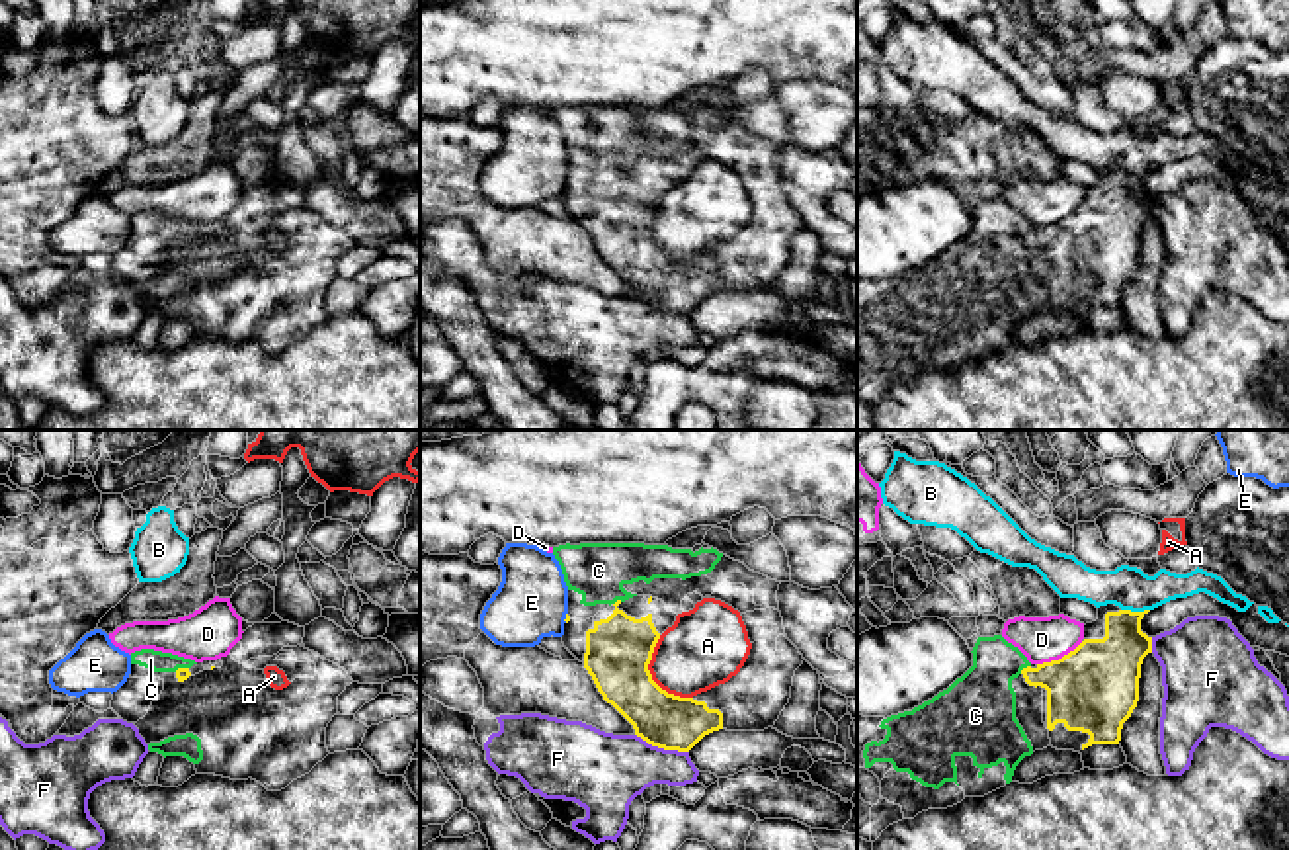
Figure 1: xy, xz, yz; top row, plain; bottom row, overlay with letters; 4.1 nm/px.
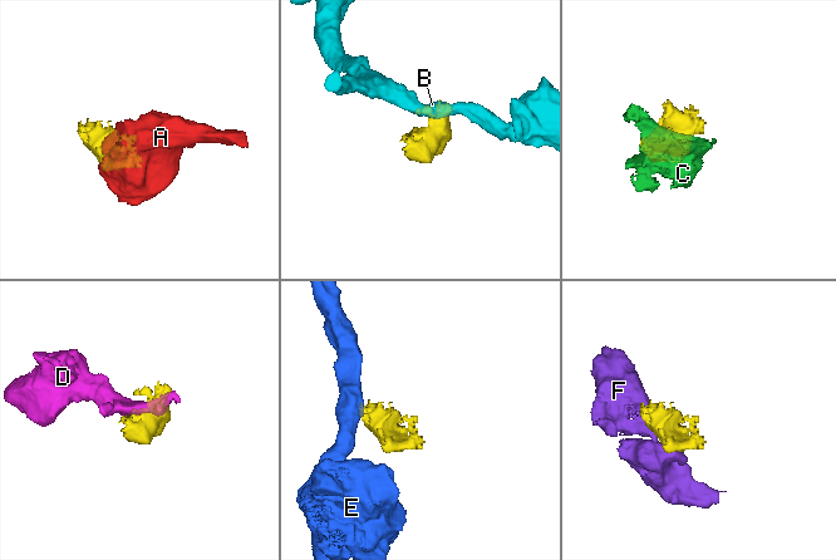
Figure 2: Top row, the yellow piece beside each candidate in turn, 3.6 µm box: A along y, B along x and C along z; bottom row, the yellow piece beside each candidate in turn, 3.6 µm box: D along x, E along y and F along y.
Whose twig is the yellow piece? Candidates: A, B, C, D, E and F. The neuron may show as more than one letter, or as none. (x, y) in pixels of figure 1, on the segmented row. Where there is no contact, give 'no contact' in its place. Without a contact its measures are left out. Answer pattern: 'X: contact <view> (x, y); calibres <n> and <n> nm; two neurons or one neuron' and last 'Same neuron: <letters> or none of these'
A: contact xz (651, 677); calibres 280 and 320 nm; two neurons
B: contact yz (1135, 612); calibres 240 and 180 nm; two neurons
C: contact yz (1024, 669); calibres 280 and 300 nm; one neuron
D: contact yz (1059, 659); calibres 360 and 190 nm; two neurons
E: contact xz (567, 618); calibres 20 and 300 nm; two neurons
F: contact xz (663, 747); calibres 220 and 300 nm; two neurons
Same neuron: C

